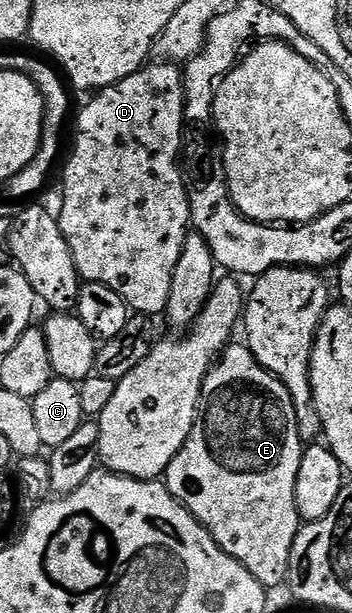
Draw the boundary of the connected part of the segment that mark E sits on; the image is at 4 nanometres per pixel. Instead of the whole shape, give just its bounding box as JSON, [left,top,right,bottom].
[166,342,306,589]

